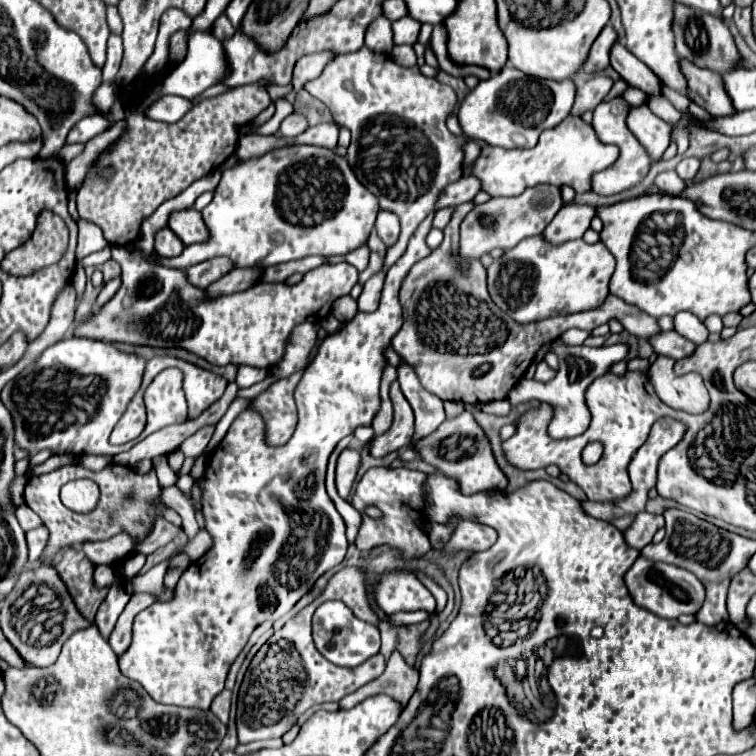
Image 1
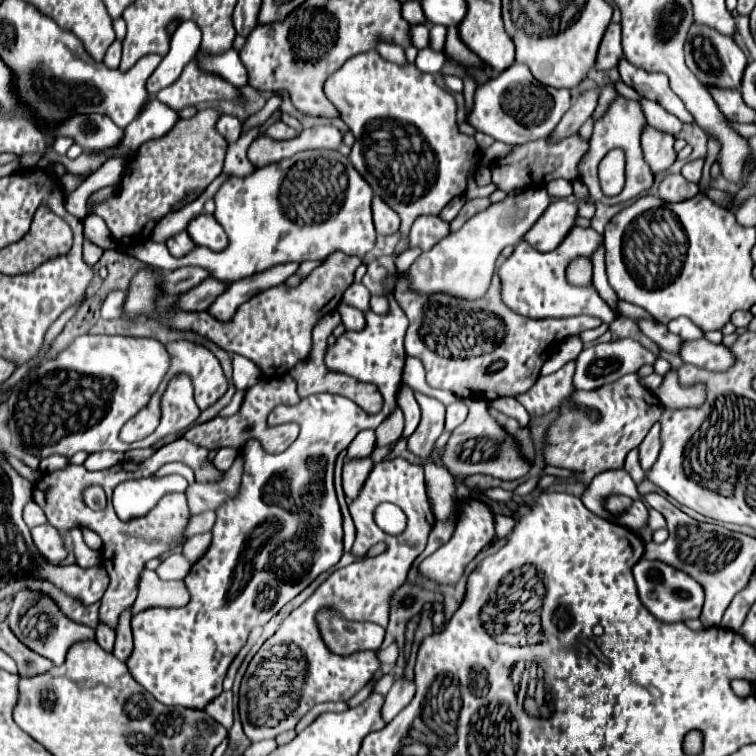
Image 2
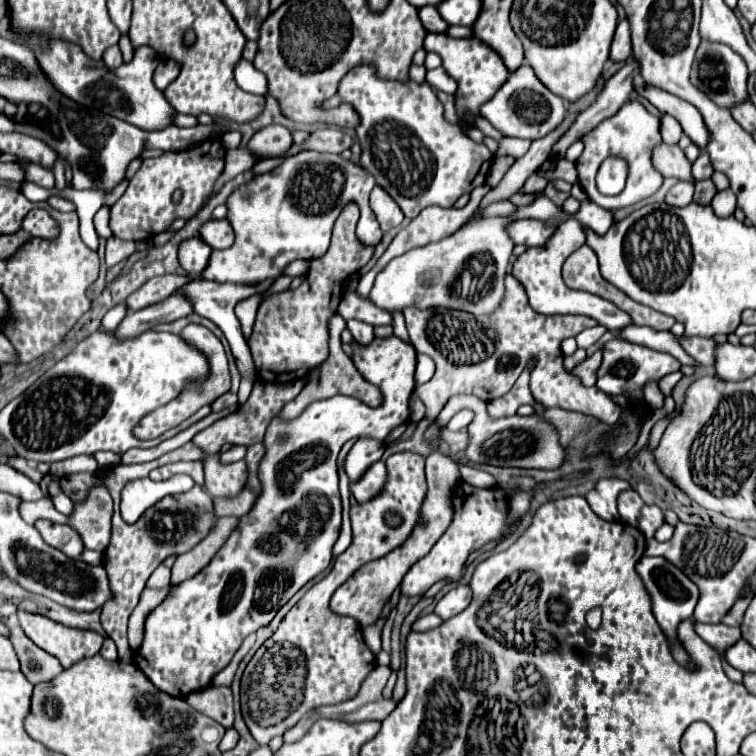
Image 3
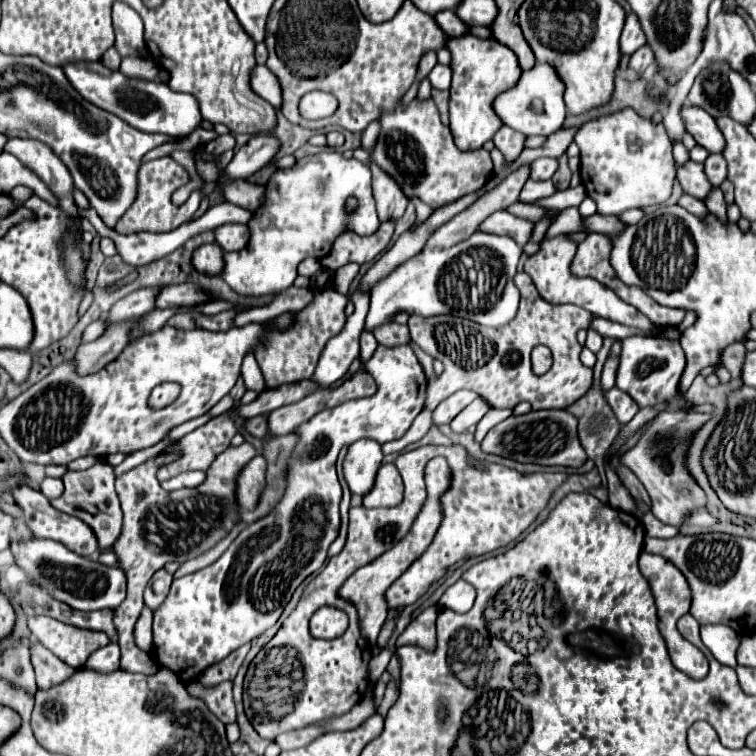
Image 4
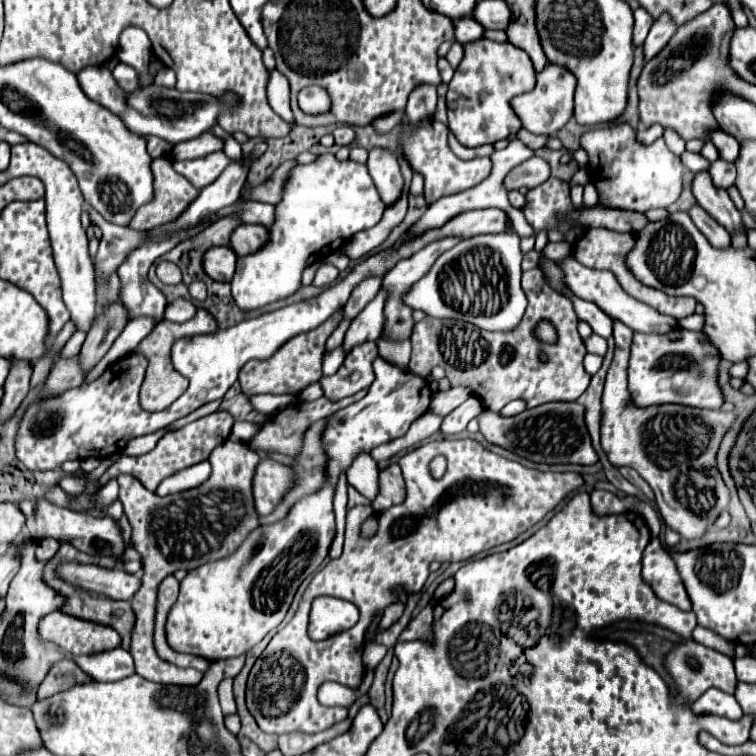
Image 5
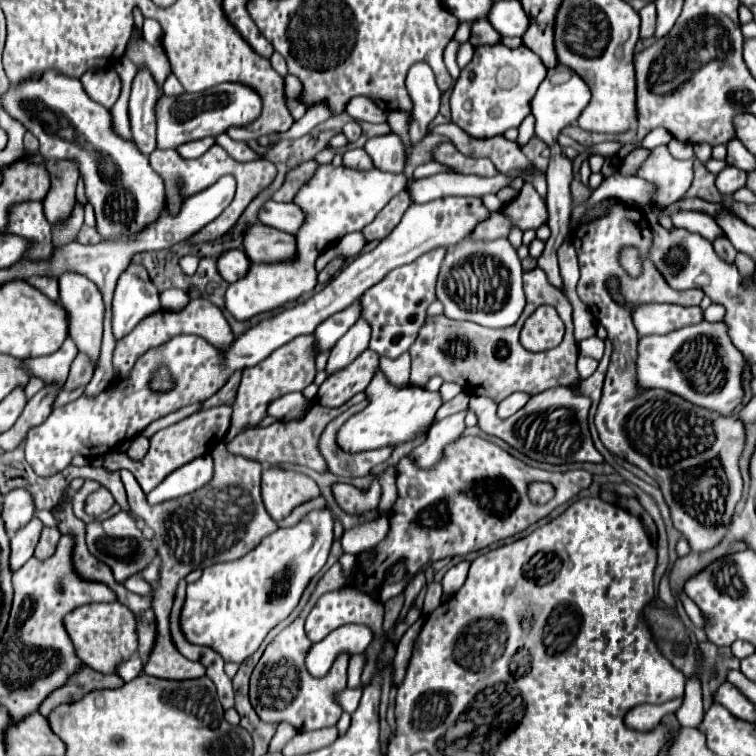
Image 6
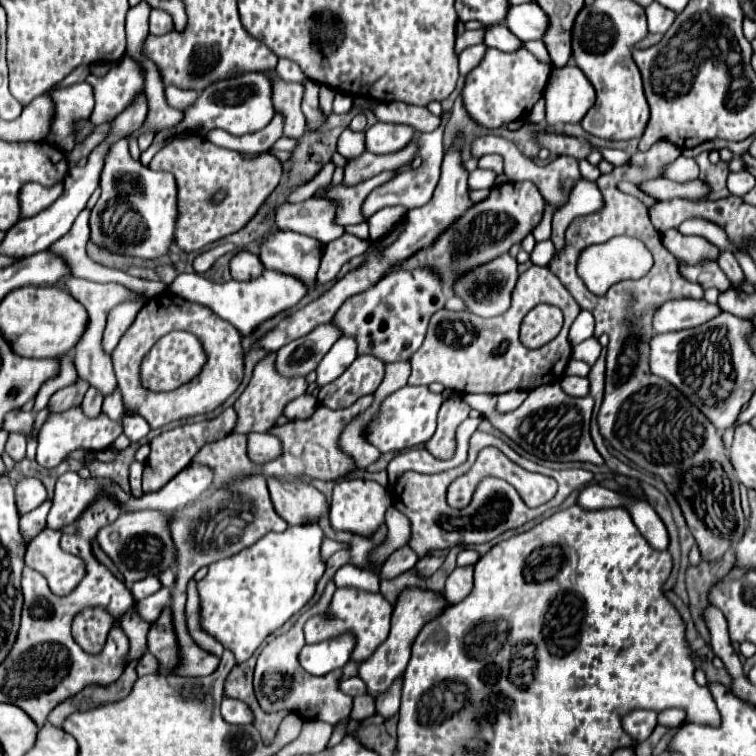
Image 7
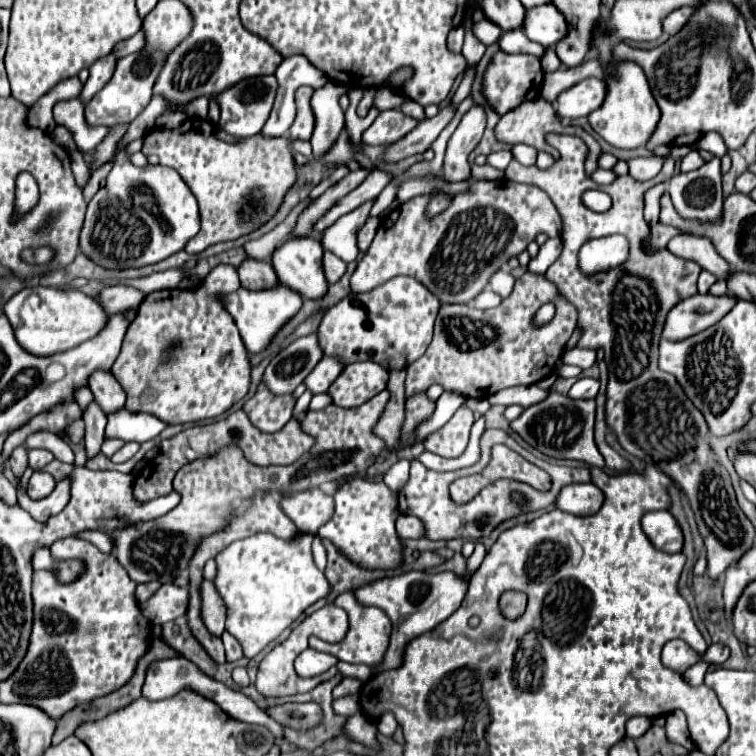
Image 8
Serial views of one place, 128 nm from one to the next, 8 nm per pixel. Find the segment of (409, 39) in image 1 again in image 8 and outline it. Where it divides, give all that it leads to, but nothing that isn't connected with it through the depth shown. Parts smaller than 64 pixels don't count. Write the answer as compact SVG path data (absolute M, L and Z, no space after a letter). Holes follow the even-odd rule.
M496 52L496 56L492 56L492 60L484 72L484 78L482 78L482 94L488 102L488 106L492 106L498 116L504 116L512 108L518 108L518 104L522 104L524 100L540 98L542 78L544 78L544 72L540 68L540 60L536 60L536 56Z

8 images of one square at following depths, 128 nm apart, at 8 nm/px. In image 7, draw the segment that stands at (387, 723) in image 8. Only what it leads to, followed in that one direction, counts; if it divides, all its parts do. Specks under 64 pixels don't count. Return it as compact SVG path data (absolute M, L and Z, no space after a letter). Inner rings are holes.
M400 674L400 676L396 678L396 682L392 682L392 686L390 686L382 696L376 698L376 712L382 714L384 718L390 718L392 714L398 712L400 692L402 692L402 676L404 676L404 674Z

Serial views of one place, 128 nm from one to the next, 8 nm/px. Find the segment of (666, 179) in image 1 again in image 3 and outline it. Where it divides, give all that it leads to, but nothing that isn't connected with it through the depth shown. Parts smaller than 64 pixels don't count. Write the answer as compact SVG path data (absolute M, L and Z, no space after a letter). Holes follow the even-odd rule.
M678 182L668 190L664 200L670 206L686 206L692 202L692 194L694 194L694 182Z

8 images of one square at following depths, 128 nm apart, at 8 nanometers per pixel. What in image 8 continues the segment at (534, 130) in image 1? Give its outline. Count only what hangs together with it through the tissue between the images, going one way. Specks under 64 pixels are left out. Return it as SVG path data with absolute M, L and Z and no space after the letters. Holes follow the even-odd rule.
M586 78L556 98L556 114L558 118L568 118L568 120L588 116L592 110L600 108L604 96L606 96L604 80Z

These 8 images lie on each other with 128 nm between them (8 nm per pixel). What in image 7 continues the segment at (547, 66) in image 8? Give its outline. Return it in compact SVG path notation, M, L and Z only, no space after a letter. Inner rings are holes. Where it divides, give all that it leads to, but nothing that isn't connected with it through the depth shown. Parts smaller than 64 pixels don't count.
M532 40L532 42L524 42L522 44L526 50L530 50L534 56L538 56L542 62L548 62L550 64L550 56L548 56L548 52L546 52L546 48L544 48L544 44L540 42L540 40Z

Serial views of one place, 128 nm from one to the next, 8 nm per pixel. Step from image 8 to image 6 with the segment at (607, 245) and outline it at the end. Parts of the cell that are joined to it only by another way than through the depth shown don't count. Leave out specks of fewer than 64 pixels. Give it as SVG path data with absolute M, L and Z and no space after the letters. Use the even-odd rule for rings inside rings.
M624 248L622 250L622 256L620 256L620 262L624 266L624 270L630 274L630 276L638 276L640 274L640 260L638 260L638 252L634 248Z

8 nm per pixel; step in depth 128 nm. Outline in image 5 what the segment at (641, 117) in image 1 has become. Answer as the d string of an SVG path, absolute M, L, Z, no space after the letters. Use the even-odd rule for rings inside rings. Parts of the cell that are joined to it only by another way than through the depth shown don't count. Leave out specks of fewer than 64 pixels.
M698 172L694 176L694 180L692 180L692 194L694 194L698 206L702 206L728 232L732 232L736 228L746 230L744 224L742 224L742 220L740 220L740 212L732 204L728 192L722 190L722 188L716 188L712 184L708 172Z

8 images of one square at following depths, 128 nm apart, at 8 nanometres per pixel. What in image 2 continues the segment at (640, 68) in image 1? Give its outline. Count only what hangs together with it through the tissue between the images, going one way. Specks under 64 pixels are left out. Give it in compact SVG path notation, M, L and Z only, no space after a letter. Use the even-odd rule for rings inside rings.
M620 58L618 70L620 70L620 78L628 86L632 86L640 96L644 96L648 100L656 100L664 110L668 110L670 114L674 114L682 122L692 122L694 120L692 114L682 104L682 100L672 92L670 84L668 84L668 76L640 70L632 62L628 62L626 58Z

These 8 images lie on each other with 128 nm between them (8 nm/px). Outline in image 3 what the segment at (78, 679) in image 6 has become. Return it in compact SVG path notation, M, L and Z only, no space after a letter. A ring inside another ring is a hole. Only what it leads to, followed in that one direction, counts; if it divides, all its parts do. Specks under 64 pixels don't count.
M10 626L10 642L18 654L20 670L28 678L28 682L48 682L62 672L60 662L48 652L40 650L32 640L28 640L20 626Z

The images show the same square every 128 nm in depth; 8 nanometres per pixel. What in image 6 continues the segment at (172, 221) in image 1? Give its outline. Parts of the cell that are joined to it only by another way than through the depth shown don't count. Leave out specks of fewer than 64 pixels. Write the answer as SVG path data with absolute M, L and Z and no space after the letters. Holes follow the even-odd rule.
M254 224L244 234L244 252L250 262L278 262L296 254L296 240L282 230Z

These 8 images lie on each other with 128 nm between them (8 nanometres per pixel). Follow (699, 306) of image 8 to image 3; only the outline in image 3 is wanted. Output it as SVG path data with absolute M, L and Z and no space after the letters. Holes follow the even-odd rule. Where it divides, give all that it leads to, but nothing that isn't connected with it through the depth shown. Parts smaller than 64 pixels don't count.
M570 218L566 222L562 222L558 226L558 230L554 232L554 236L548 240L546 246L542 248L526 248L524 254L520 254L512 266L512 276L524 284L526 288L526 296L528 296L528 304L540 312L540 314L582 314L588 318L594 318L598 324L606 326L608 330L620 330L628 324L632 324L630 316L626 312L622 312L620 308L616 308L614 304L610 304L608 300L594 296L590 292L580 292L580 290L570 290L562 276L560 276L560 266L564 264L564 260L568 258L568 254L572 254L574 250L578 250L584 244L586 236L584 236L584 224L580 224L578 220Z

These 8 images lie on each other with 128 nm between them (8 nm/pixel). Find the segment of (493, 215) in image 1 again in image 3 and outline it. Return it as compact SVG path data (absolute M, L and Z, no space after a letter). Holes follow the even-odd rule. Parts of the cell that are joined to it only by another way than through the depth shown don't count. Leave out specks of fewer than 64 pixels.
M540 194L530 204L518 206L516 212L510 216L470 220L452 236L442 238L442 240L428 244L428 246L410 250L410 252L390 260L388 266L382 272L378 272L378 276L374 280L374 288L370 292L370 300L388 312L404 310L406 306L416 306L416 308L442 306L442 308L464 310L464 312L470 312L476 316L478 314L490 314L500 304L500 300L504 296L506 266L508 266L508 260L512 256L512 248L514 248L514 242L508 236L506 228L508 228L508 224L522 220L522 218L538 218L538 220L544 220L548 224L556 225L574 218L599 235L605 234L615 222L610 211L600 208L590 200L581 202L578 212L570 215L566 214L561 207L554 206L554 202L548 196ZM470 258L476 258L476 260L490 260L492 258L494 268L488 268L488 274L478 278L480 284L476 284L476 292L472 296L452 296L454 282L460 278L460 274L468 266Z

